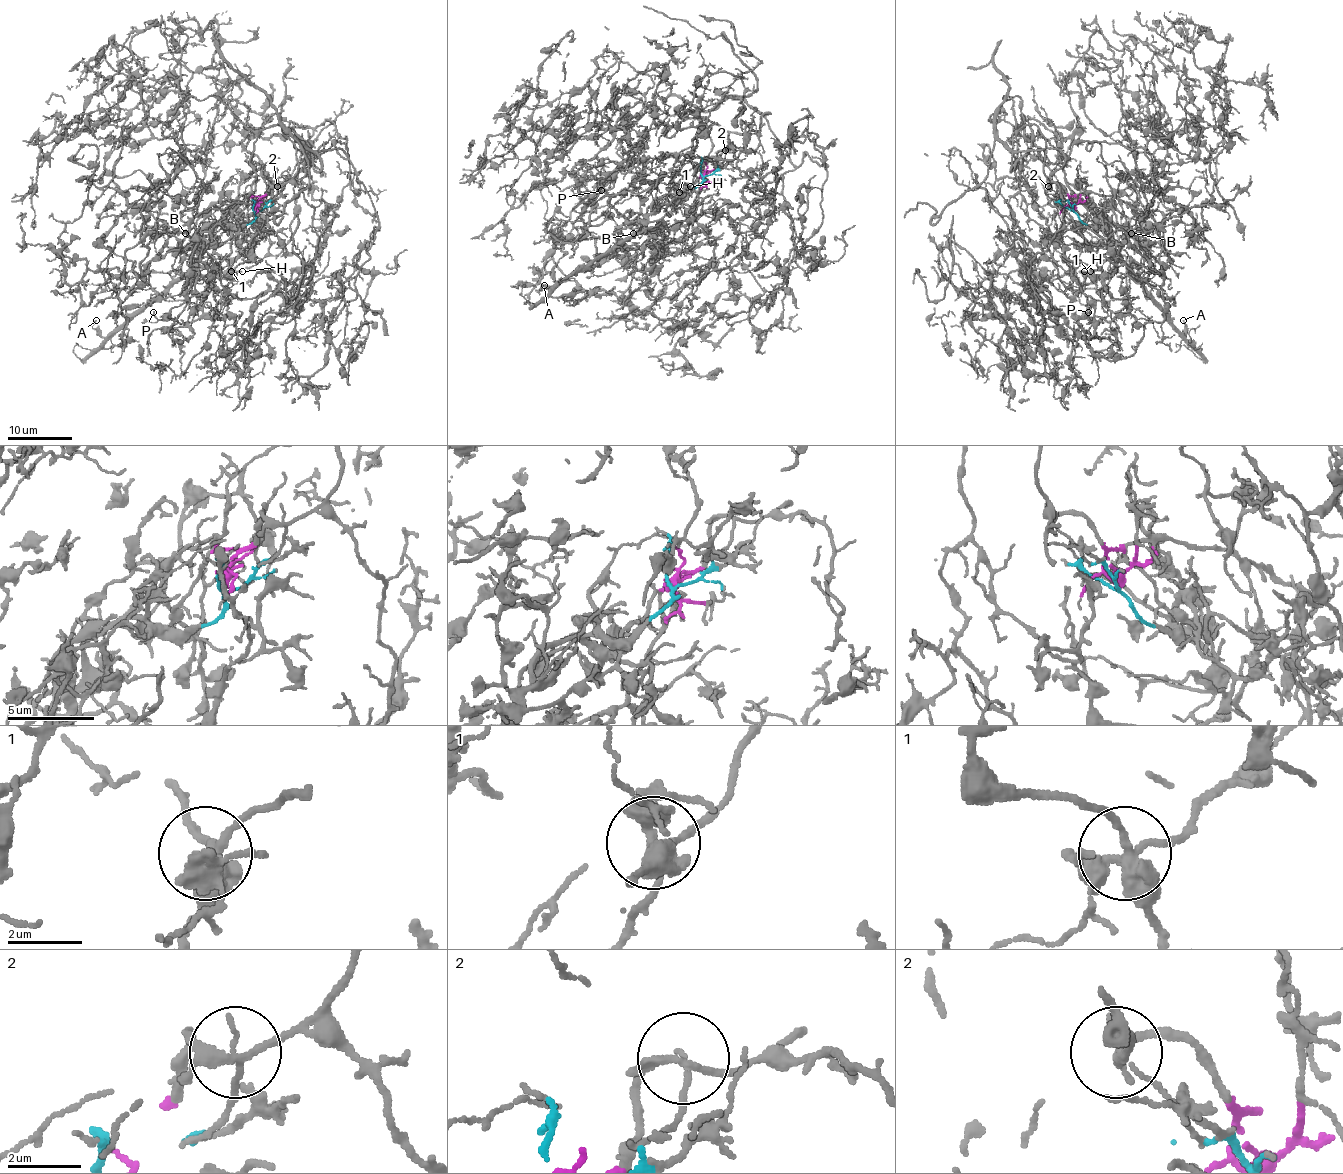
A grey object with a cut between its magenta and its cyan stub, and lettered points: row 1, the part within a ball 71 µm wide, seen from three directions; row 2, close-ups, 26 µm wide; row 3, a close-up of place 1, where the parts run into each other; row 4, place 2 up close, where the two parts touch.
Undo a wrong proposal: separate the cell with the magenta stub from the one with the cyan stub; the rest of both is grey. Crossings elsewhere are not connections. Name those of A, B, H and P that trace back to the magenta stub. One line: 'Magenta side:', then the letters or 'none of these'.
Magenta side: P

